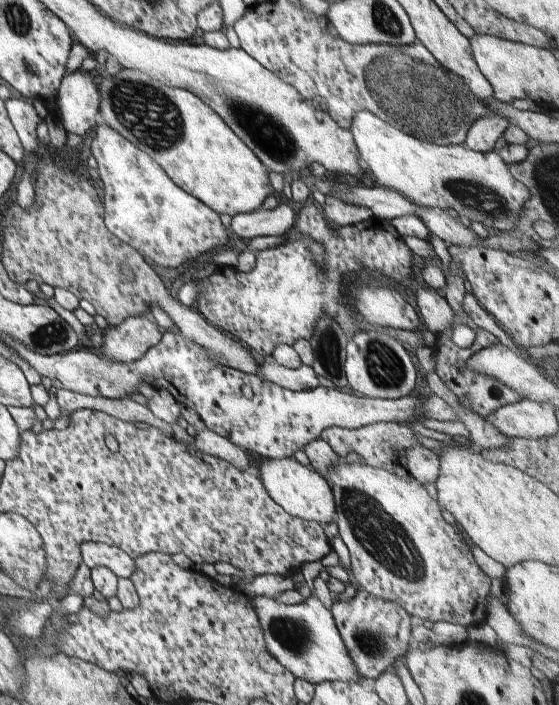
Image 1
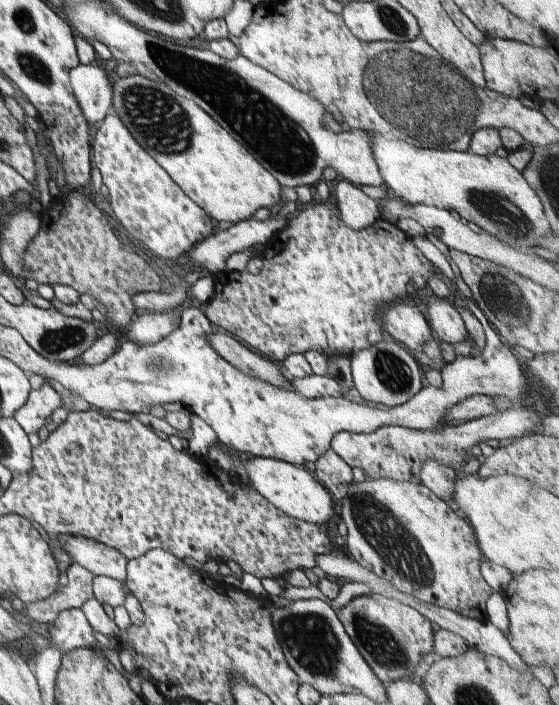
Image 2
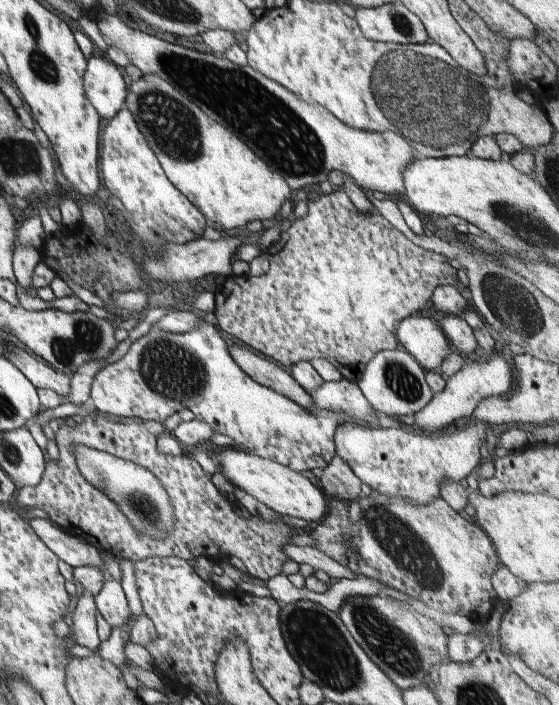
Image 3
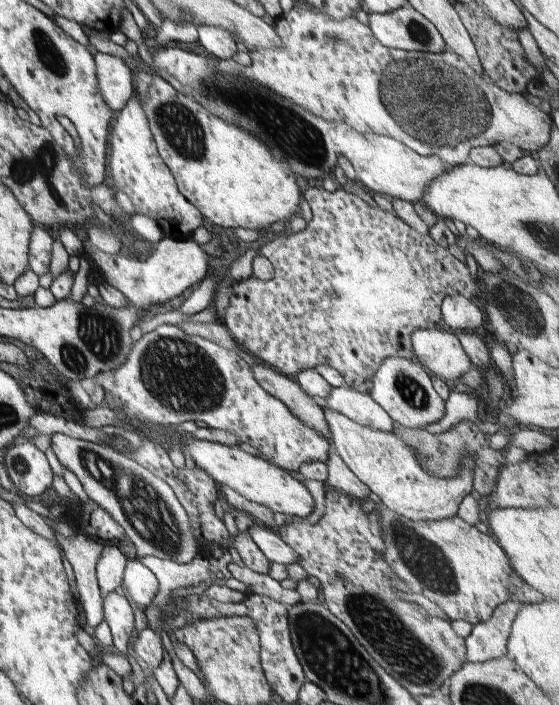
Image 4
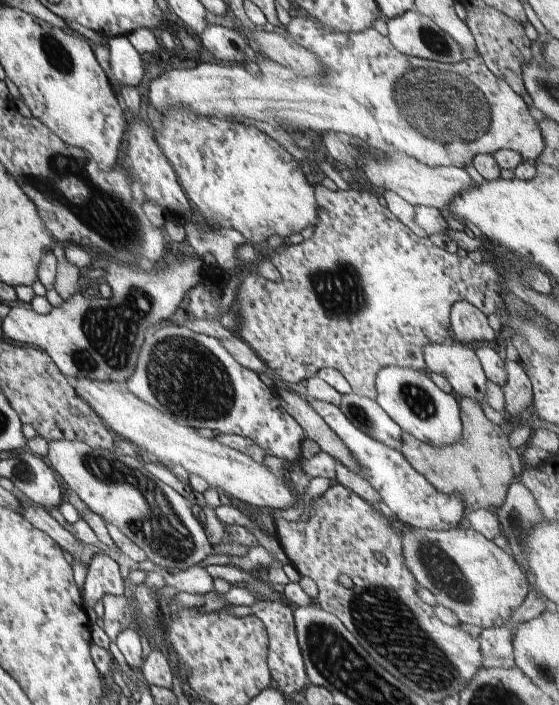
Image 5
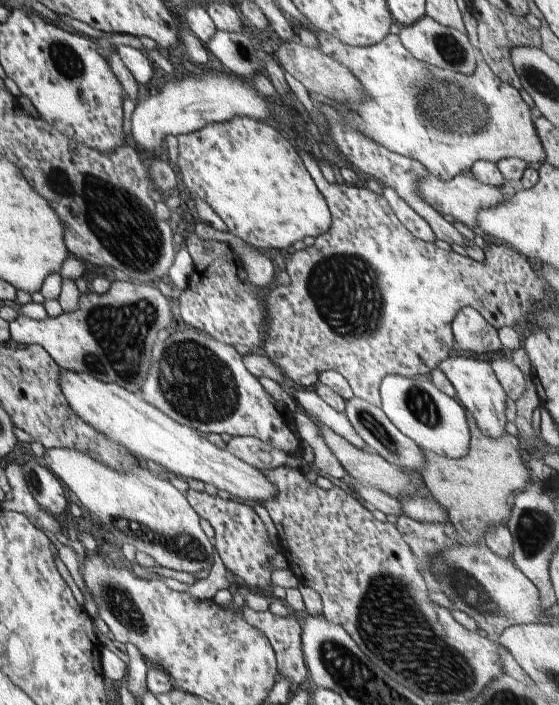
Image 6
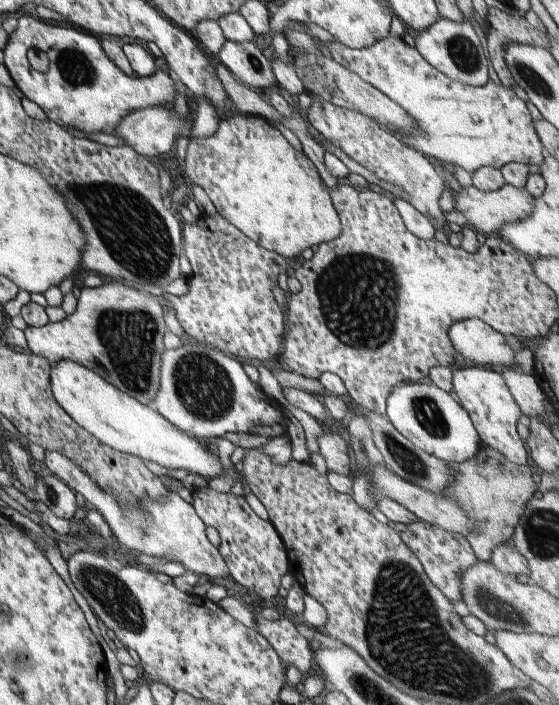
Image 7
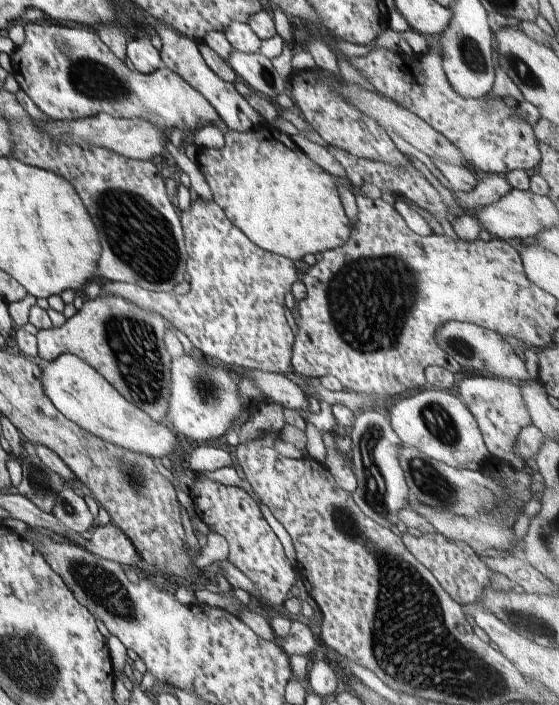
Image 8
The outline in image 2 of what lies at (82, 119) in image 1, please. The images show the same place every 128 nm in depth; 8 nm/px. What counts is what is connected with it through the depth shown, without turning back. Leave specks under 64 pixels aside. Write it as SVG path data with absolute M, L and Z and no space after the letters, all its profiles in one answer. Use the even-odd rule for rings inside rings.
M88 64L69 72L74 95L86 121L90 125L103 122L113 110L113 84L107 70Z

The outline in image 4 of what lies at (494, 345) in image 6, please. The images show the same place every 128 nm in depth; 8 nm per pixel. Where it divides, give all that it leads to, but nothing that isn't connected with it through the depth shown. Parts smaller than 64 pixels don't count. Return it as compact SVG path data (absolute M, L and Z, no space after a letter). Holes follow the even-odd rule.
M452 294L442 300L440 306L442 321L456 333L460 331L478 331L484 324L480 308L460 294Z

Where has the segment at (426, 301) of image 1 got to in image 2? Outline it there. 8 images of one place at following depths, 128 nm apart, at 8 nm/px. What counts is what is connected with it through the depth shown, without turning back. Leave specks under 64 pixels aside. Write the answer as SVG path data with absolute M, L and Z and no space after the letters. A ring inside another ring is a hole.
M438 298L436 302L428 306L428 326L430 326L433 338L448 344L458 344L468 338L469 333L453 305L452 300Z

